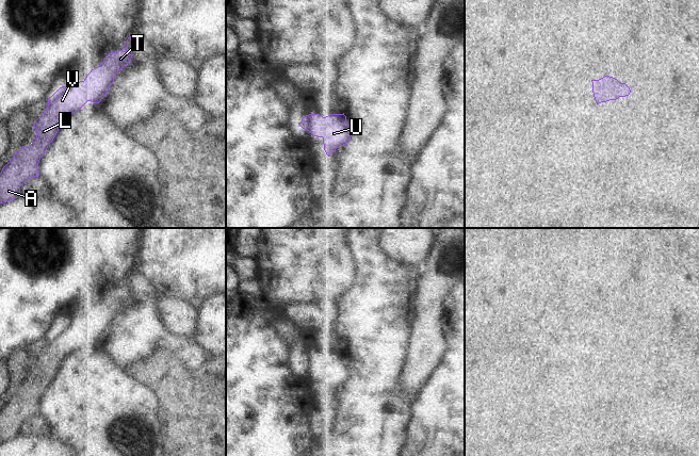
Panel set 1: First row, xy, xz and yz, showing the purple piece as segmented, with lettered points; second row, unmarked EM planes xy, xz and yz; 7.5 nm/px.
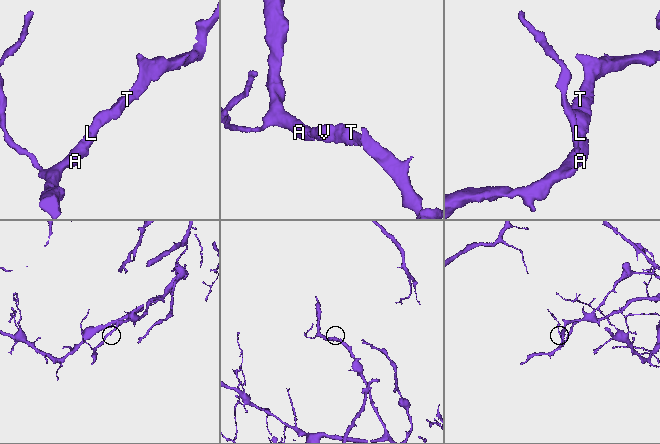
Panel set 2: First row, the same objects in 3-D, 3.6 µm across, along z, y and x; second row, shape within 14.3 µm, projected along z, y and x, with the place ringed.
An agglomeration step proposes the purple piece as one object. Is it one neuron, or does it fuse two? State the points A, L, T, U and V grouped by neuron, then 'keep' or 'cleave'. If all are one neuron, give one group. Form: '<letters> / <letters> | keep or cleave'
A L T U V | keep

